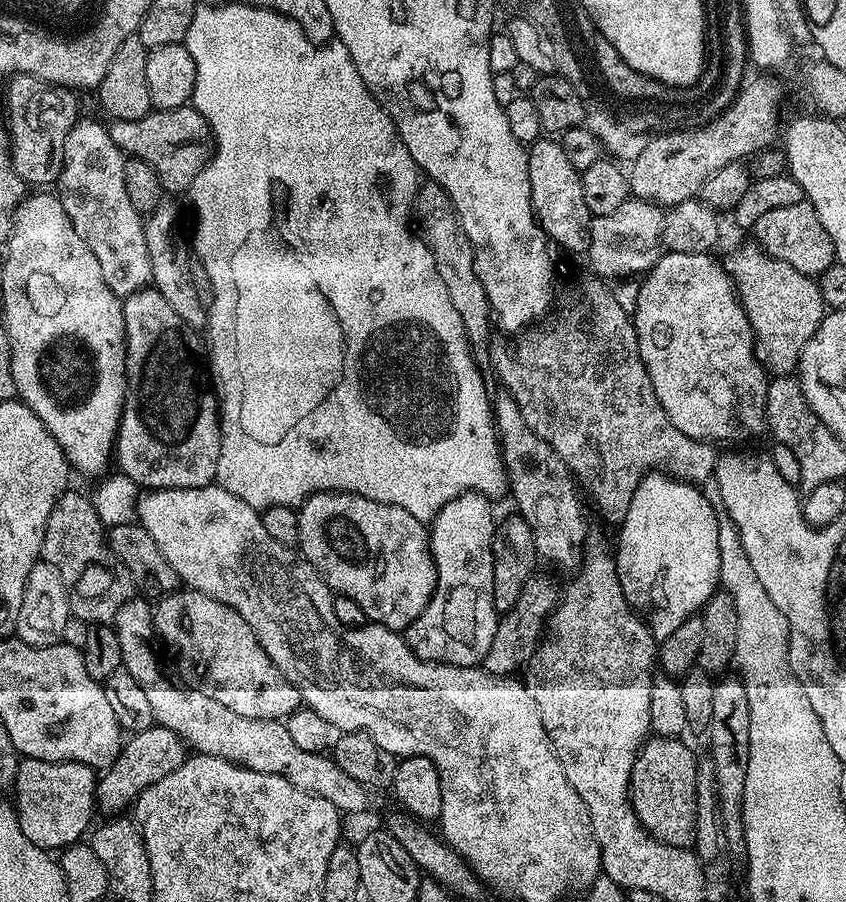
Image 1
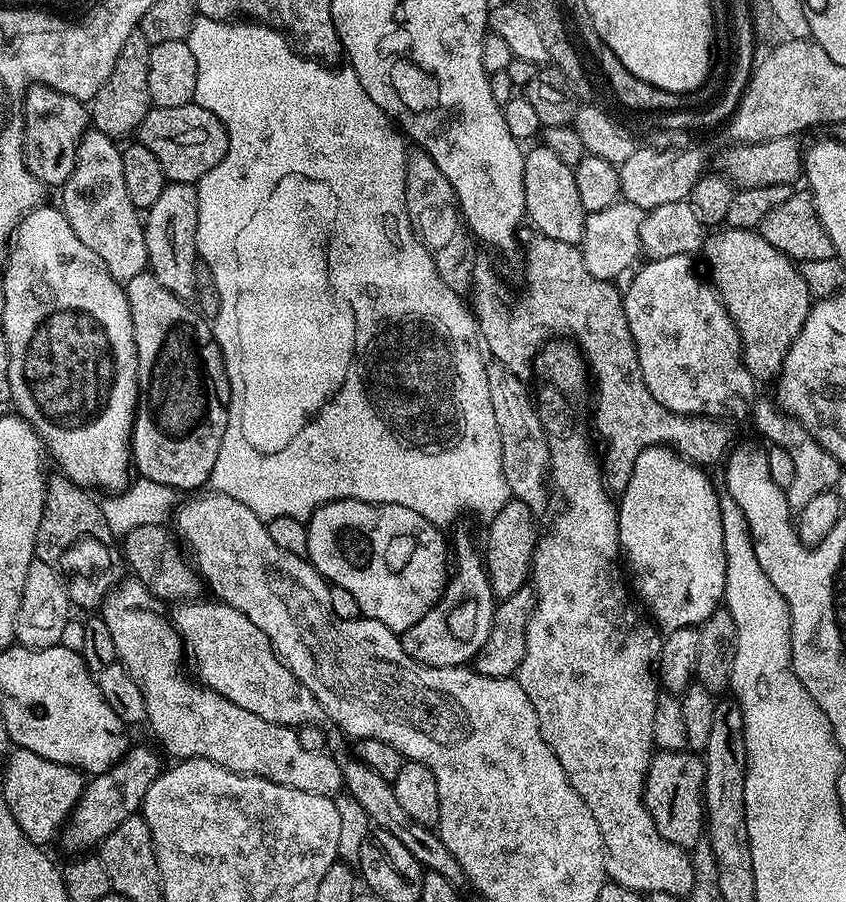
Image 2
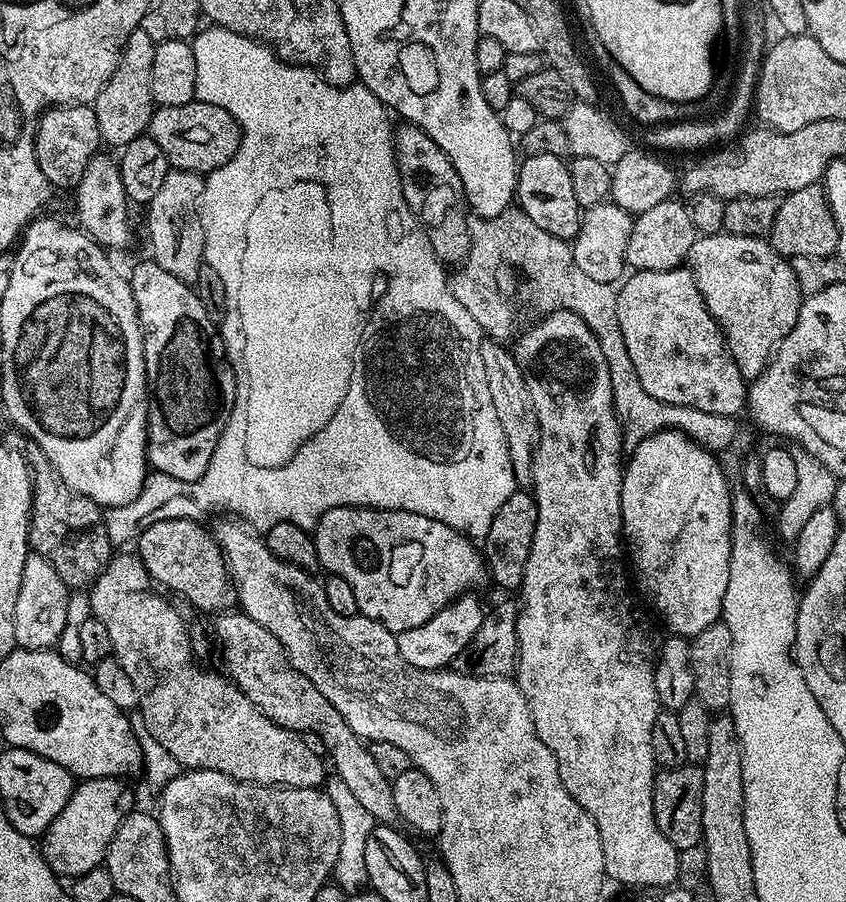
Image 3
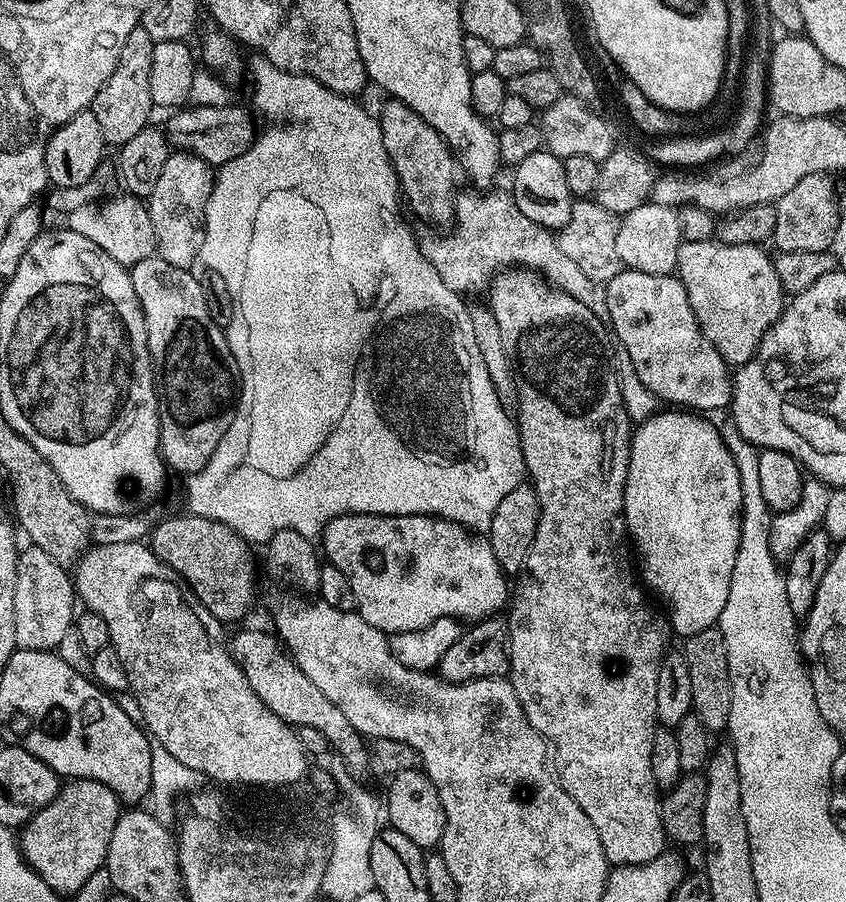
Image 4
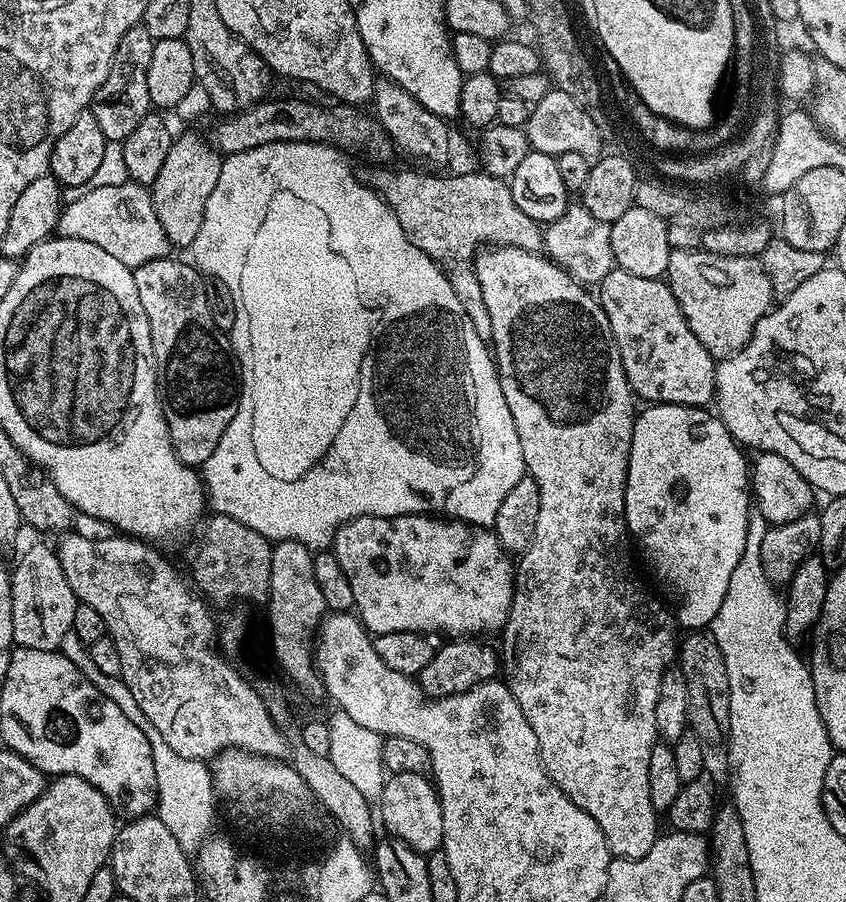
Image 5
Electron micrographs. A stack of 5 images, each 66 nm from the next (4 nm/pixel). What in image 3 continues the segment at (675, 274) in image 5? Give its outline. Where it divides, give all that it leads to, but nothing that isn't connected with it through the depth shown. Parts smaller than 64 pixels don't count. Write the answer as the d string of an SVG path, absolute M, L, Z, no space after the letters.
M722 231L709 236L697 235L694 246L690 246L688 251L686 267L698 286L698 294L702 294L706 310L710 310L718 322L728 352L736 359L738 370L744 375L745 381L755 380L772 359L776 345L786 338L786 334L790 334L794 322L798 322L802 293L791 263L776 253L767 239Z

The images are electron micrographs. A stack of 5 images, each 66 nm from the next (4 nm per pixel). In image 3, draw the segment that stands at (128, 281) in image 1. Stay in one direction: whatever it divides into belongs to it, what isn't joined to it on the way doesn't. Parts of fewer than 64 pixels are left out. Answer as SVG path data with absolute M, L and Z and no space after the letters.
M103 154L93 156L86 166L82 178L74 186L76 192L76 216L79 227L87 232L89 240L95 240L101 248L124 248L132 240L132 224L128 221L130 201L122 186L120 165Z

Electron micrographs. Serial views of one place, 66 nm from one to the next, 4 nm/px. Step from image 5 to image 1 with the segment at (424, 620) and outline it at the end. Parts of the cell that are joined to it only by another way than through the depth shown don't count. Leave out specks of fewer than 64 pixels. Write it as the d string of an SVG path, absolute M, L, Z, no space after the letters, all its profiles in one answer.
M315 492L313 496L307 496L303 504L299 505L296 517L298 518L298 534L300 535L298 548L304 559L316 567L317 574L327 582L333 593L346 598L354 598L354 602L358 602L358 606L362 606L365 617L371 623L381 624L383 628L403 630L411 626L414 618L418 618L418 614L422 614L422 610L426 610L426 606L436 589L436 564L432 560L432 551L428 545L429 529L426 527L425 521L414 518L414 514L402 510L402 506L374 502L370 498L362 498L358 494L350 492Z

